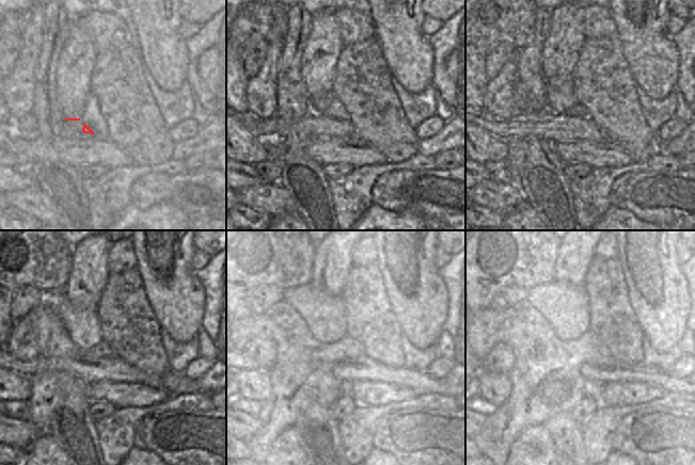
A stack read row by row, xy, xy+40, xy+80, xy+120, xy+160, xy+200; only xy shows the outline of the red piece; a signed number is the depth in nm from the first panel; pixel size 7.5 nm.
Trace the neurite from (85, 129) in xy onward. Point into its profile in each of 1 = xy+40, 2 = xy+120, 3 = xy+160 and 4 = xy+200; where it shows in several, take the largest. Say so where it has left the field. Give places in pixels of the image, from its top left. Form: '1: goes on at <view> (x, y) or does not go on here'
1: goes on at xy+40 (312, 125)
2: goes on at xy+120 (91, 369)
3: goes on at xy+160 (351, 369)
4: goes on at xy+200 (605, 369)

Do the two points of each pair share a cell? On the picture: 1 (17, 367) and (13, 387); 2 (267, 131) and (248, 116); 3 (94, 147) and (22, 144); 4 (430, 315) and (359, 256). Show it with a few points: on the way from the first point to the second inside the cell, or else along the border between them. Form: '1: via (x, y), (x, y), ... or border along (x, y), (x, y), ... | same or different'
1: border along (11, 370), (29, 379) | different
2: via (263, 128), (252, 121) | same
3: via (76, 148), (41, 148) | same
4: border along (375, 241), (377, 250), (376, 262) | different

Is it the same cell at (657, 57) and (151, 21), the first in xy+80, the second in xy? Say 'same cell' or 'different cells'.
same cell

